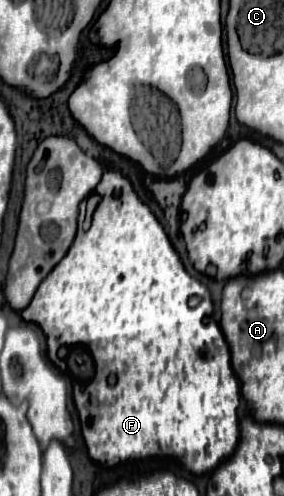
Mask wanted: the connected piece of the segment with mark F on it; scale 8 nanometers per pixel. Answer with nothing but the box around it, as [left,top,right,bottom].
[20,170,240,476]

